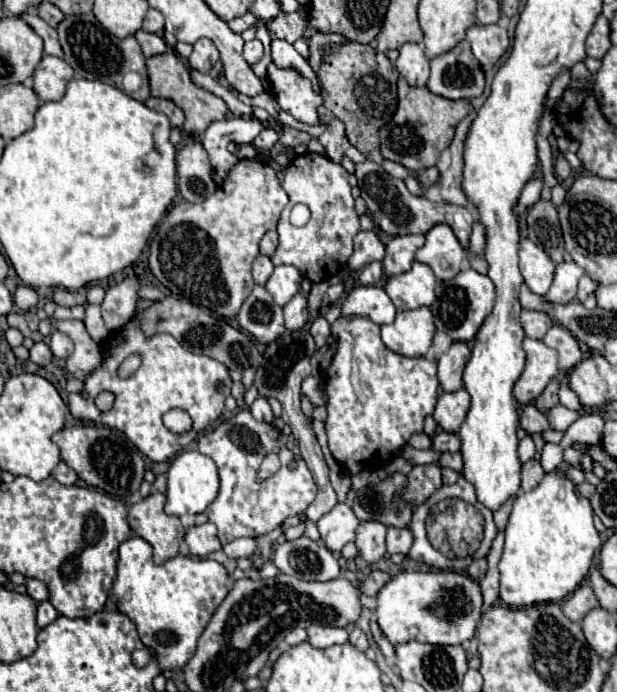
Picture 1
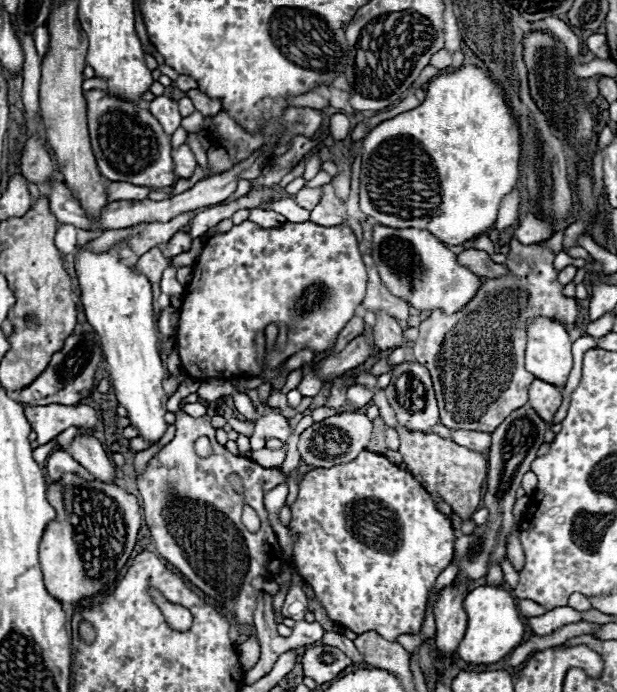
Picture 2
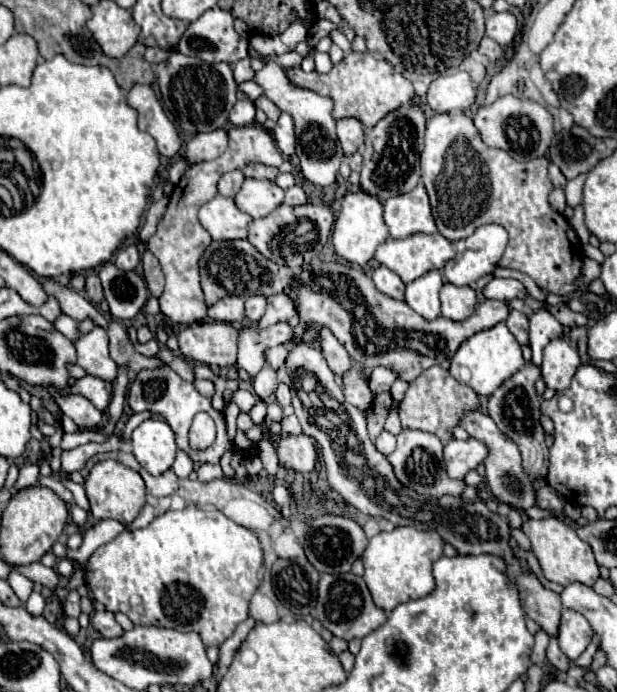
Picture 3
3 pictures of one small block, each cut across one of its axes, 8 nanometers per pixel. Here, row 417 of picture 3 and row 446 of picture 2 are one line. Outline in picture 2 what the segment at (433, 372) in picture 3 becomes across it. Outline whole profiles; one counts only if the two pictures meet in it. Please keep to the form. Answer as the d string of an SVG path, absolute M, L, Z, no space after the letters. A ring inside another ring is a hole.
M360 370L356 372L354 376L354 386L366 386L370 390L374 390L374 396L372 396L372 404L376 404L380 408L380 416L384 418L384 422L392 428L398 430L400 434L400 454L404 458L404 468L414 474L414 478L428 490L428 492L436 492L444 498L444 502L448 502L454 510L454 514L462 516L462 518L470 518L474 514L474 510L478 508L478 502L482 498L482 484L484 484L484 478L488 474L488 462L482 454L474 452L474 450L468 450L464 446L458 446L454 444L452 440L446 440L442 436L438 436L436 432L412 432L412 430L406 430L398 424L396 420L396 414L394 410L390 408L386 396L384 396L384 390L376 388L376 376L366 372L366 370Z

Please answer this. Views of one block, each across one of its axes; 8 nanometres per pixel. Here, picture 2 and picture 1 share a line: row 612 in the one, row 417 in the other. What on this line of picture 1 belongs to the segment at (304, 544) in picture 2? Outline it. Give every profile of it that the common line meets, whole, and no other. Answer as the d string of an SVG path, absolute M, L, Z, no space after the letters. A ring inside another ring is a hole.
M338 318L332 324L332 332L338 334L338 350L326 376L330 400L324 426L328 434L328 446L334 460L350 474L358 474L360 470L378 470L384 466L380 462L394 458L414 432L422 432L424 418L434 412L438 398L436 364L428 362L426 358L406 358L388 350L380 340L380 326L368 318Z

